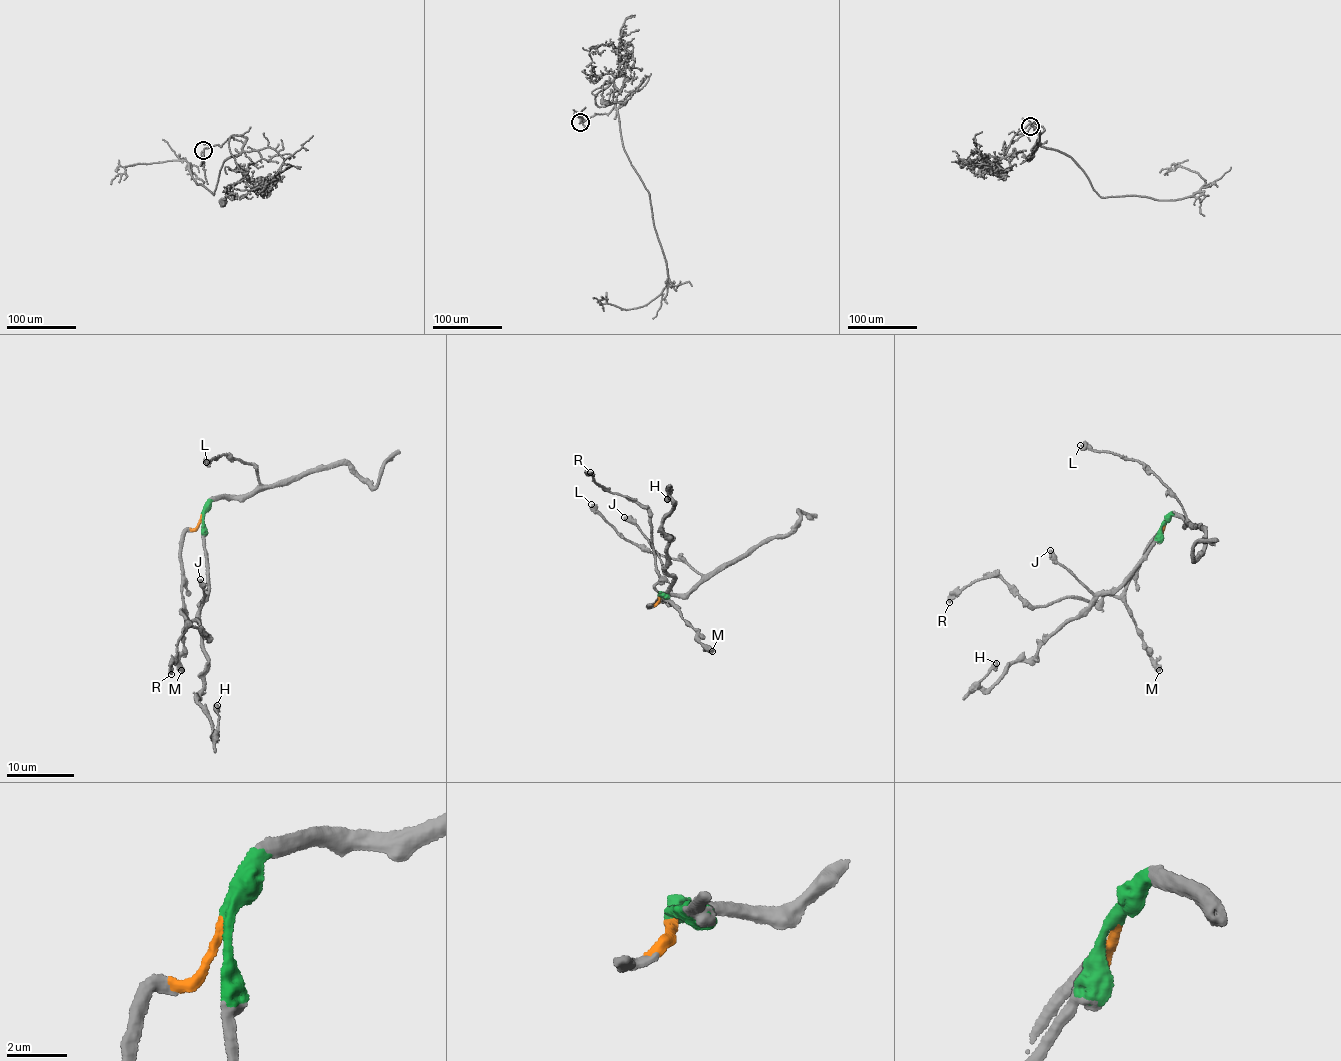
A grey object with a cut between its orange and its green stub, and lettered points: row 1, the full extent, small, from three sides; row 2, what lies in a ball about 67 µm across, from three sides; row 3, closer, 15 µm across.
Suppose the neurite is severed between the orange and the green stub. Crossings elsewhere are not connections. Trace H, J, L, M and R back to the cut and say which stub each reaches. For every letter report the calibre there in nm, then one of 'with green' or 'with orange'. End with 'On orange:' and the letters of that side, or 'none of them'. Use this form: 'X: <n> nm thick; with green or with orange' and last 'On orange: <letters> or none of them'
H: 600 nm thick; with green
J: 400 nm thick; with green
L: 380 nm thick; with green
M: 550 nm thick; with orange
R: 300 nm thick; with orange
On orange: M, R

